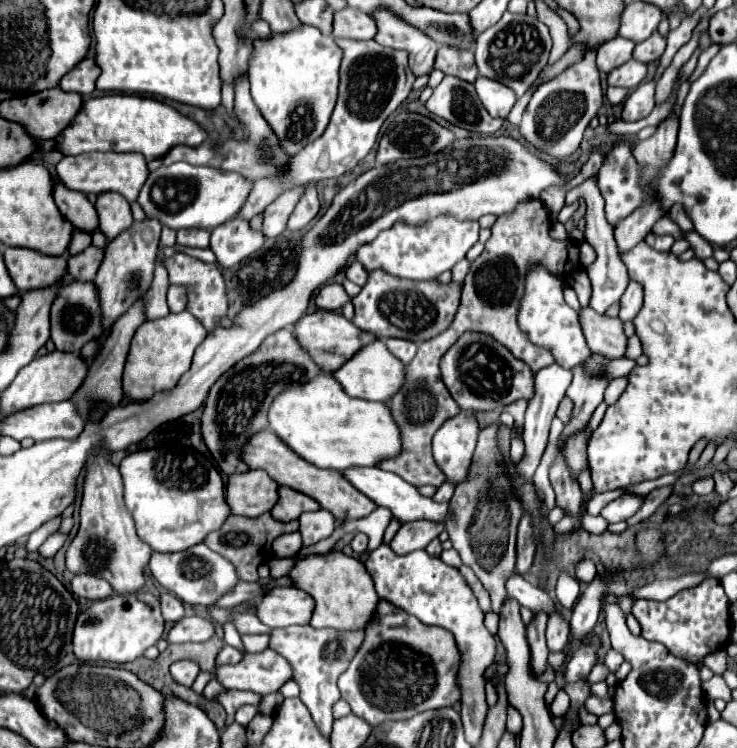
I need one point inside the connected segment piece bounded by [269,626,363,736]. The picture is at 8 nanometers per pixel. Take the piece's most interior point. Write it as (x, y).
(319, 657)

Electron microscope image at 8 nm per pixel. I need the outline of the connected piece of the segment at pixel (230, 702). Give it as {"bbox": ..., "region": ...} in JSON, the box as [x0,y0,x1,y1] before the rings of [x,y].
{"bbox":[217,690,263,728],"region":[[[227,690],[227,692],[223,692],[223,694],[217,698],[217,702],[221,702],[223,708],[227,710],[225,728],[234,722],[235,710],[237,710],[239,706],[251,704],[251,706],[259,708],[261,700],[263,700],[263,696],[253,694],[253,692],[239,692],[239,690]]]}

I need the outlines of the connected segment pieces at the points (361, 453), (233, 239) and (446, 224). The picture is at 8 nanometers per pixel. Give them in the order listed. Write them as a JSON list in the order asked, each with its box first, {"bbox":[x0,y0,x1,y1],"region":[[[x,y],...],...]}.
[{"bbox":[267,374,399,468],"region":[[[319,374],[299,388],[283,390],[275,396],[267,418],[269,428],[297,456],[319,468],[375,466],[379,460],[399,454],[399,428],[387,412],[387,404],[349,398],[329,374]]]},{"bbox":[209,218,263,268],"region":[[[235,218],[211,230],[209,248],[215,252],[217,264],[229,268],[257,252],[263,246],[263,242],[263,232],[253,230],[245,218]]]},{"bbox":[357,216,479,280],"region":[[[439,216],[427,220],[423,228],[411,228],[407,224],[395,224],[391,230],[381,232],[367,248],[357,252],[357,262],[361,262],[369,272],[383,268],[393,276],[409,280],[433,280],[441,272],[451,270],[459,260],[465,258],[469,248],[479,240],[479,224],[475,220],[455,220],[451,216]]]}]

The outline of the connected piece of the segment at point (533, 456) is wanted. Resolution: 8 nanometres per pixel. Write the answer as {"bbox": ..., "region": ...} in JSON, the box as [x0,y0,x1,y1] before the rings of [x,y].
{"bbox":[519,364,573,478],"region":[[[551,364],[543,370],[537,372],[535,376],[535,396],[529,400],[527,412],[525,412],[525,426],[523,426],[523,440],[525,440],[525,458],[523,462],[519,462],[519,470],[525,478],[533,478],[535,468],[539,466],[539,460],[545,452],[547,446],[547,438],[549,438],[549,428],[551,428],[551,420],[555,416],[555,410],[559,406],[559,402],[565,398],[565,390],[569,388],[573,380],[573,372],[559,366],[559,364]]]}

